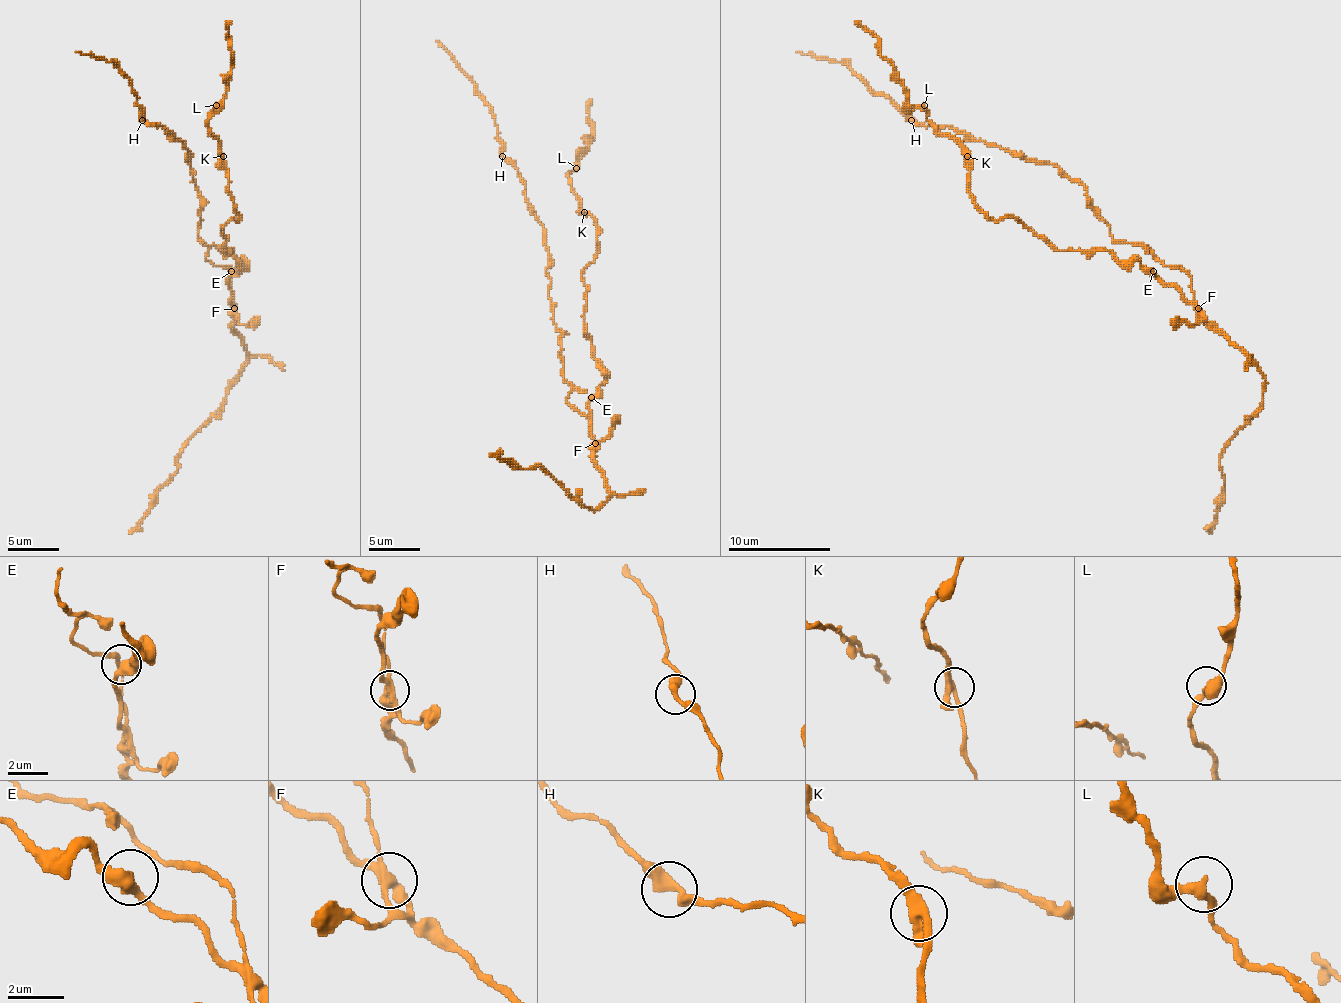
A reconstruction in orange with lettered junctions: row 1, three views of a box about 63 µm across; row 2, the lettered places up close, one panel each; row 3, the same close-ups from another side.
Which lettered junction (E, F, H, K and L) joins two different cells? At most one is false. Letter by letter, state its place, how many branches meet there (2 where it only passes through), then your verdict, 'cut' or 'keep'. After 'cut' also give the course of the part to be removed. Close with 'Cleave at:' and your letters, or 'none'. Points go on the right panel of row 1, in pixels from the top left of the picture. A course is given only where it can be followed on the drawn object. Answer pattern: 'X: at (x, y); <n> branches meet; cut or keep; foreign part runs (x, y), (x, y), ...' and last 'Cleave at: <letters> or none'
E: at (1153, 271); 2 branches meet; keep
F: at (1198, 308); 3 branches meet; keep
H: at (911, 120); 2 branches meet; keep
K: at (967, 156); 3 branches meet; keep
L: at (924, 105); 2 branches meet; keep
Cleave at: none

